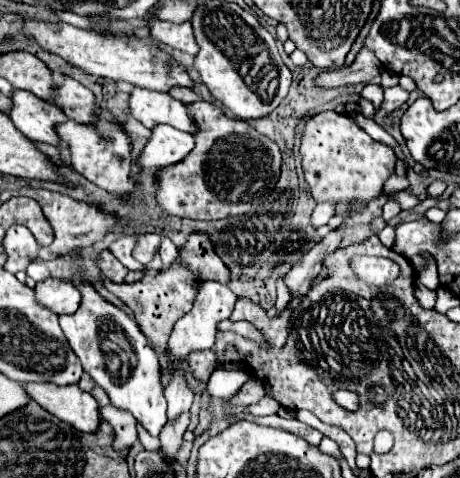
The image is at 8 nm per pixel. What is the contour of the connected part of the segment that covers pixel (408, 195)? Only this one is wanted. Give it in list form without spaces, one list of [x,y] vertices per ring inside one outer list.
[[[401,190],[400,192],[396,192],[395,199],[400,204],[402,210],[410,210],[419,203],[417,196],[408,190]]]

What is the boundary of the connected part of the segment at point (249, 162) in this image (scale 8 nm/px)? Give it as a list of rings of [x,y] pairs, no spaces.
[[[194,102],[188,112],[198,126],[196,148],[182,162],[160,170],[156,198],[162,210],[192,220],[220,220],[256,210],[280,176],[278,144],[256,132],[248,122],[228,118],[210,102]]]

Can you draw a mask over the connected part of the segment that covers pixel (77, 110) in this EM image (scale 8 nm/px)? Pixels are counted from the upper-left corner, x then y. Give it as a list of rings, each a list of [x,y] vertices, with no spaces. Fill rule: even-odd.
[[[64,78],[56,88],[56,106],[64,110],[64,114],[78,124],[96,124],[96,98],[94,94],[72,78]]]

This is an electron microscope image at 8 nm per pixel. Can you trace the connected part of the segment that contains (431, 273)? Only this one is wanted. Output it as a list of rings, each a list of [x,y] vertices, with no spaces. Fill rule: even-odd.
[[[424,256],[424,258],[426,258],[426,266],[420,274],[418,274],[418,282],[424,284],[428,290],[438,290],[440,282],[436,263],[433,258],[430,258],[430,256]]]

